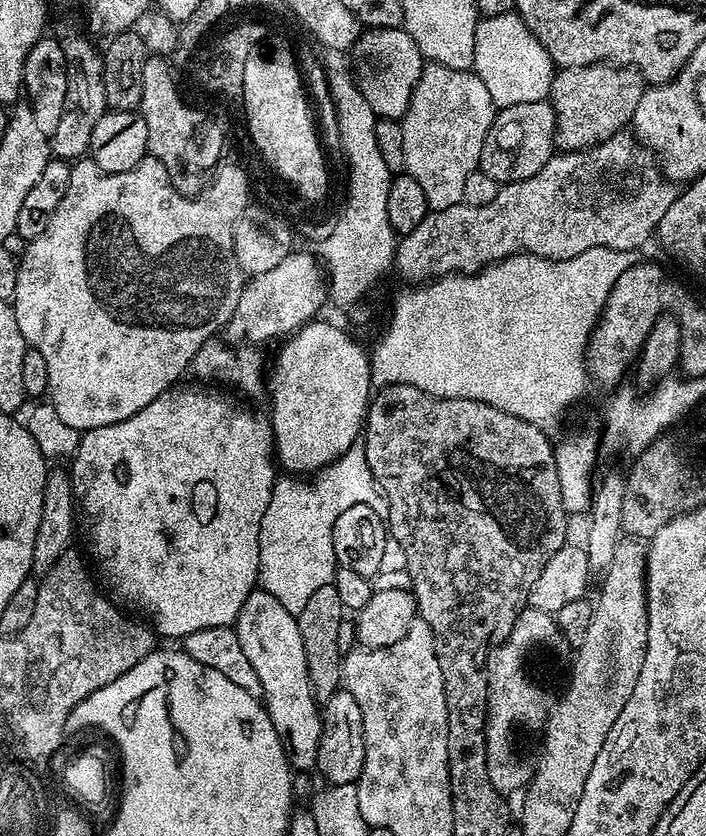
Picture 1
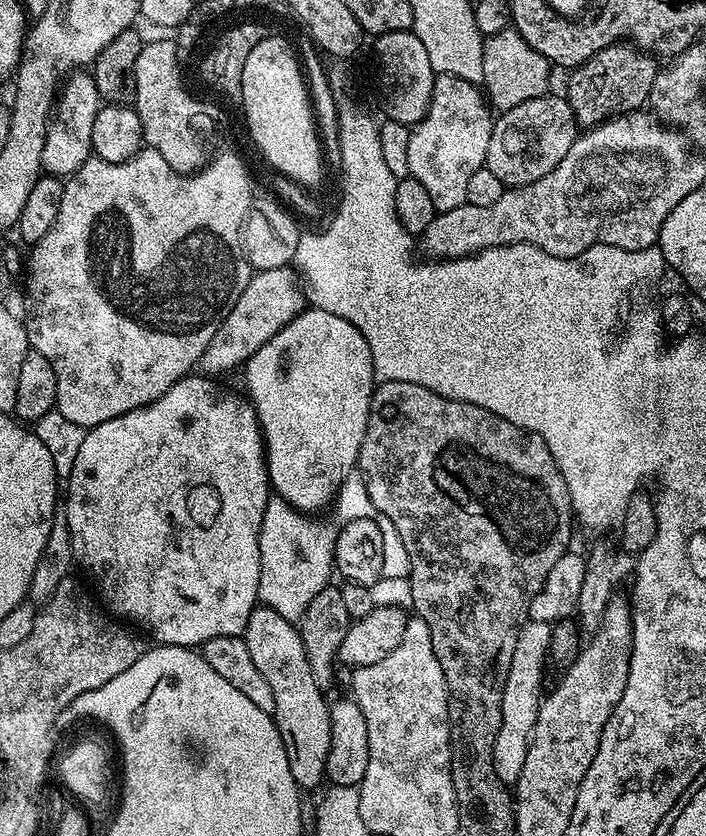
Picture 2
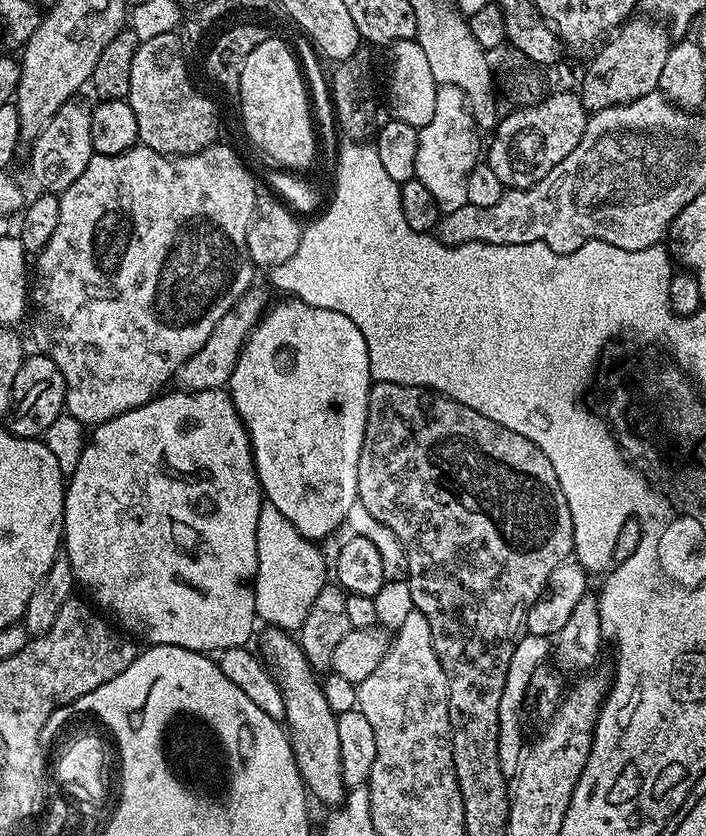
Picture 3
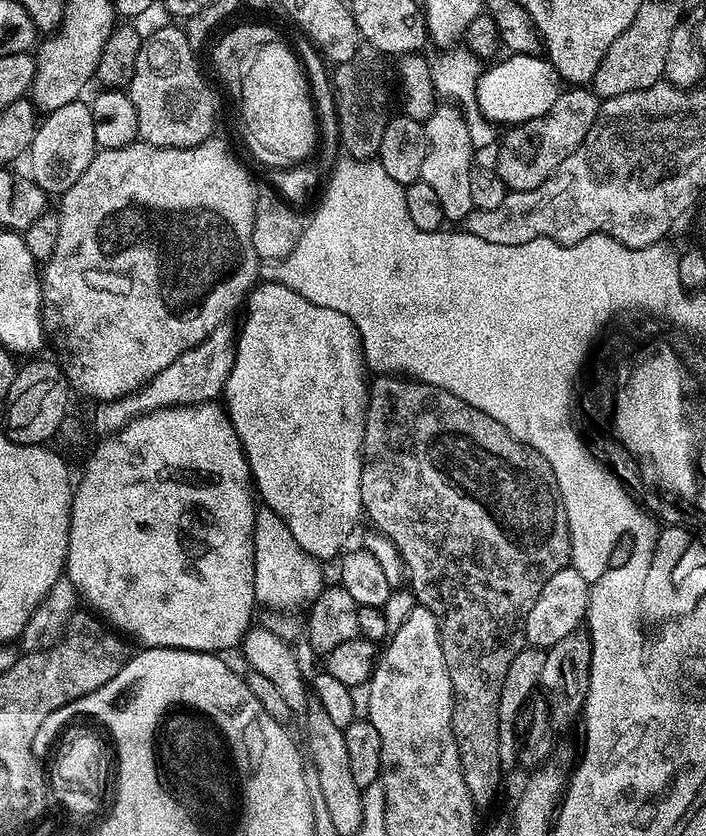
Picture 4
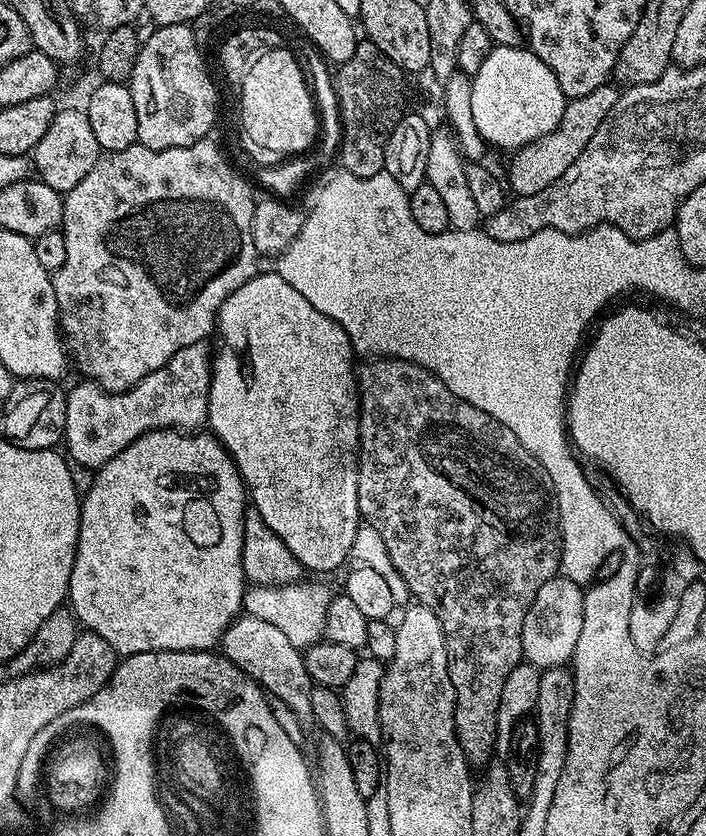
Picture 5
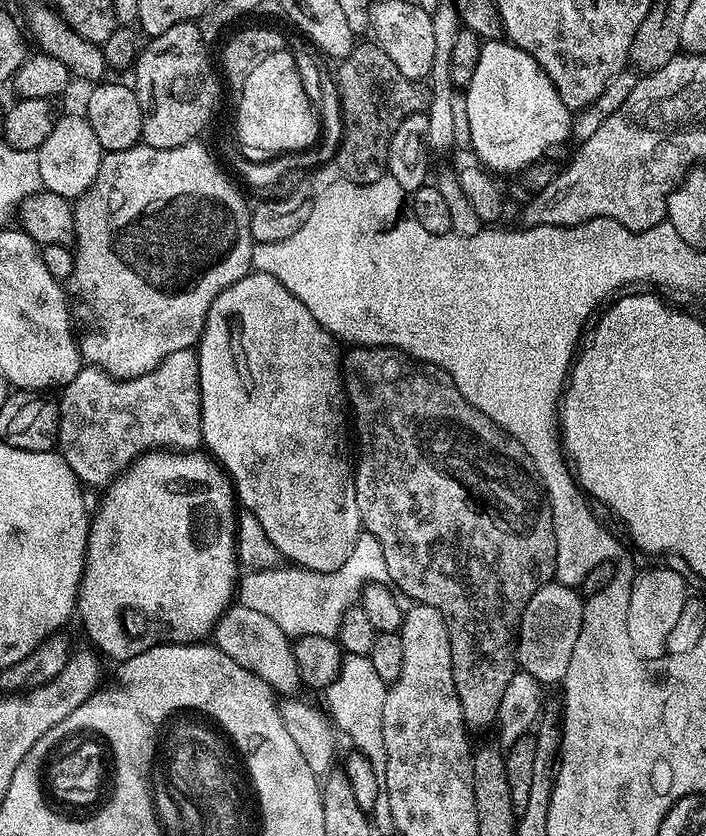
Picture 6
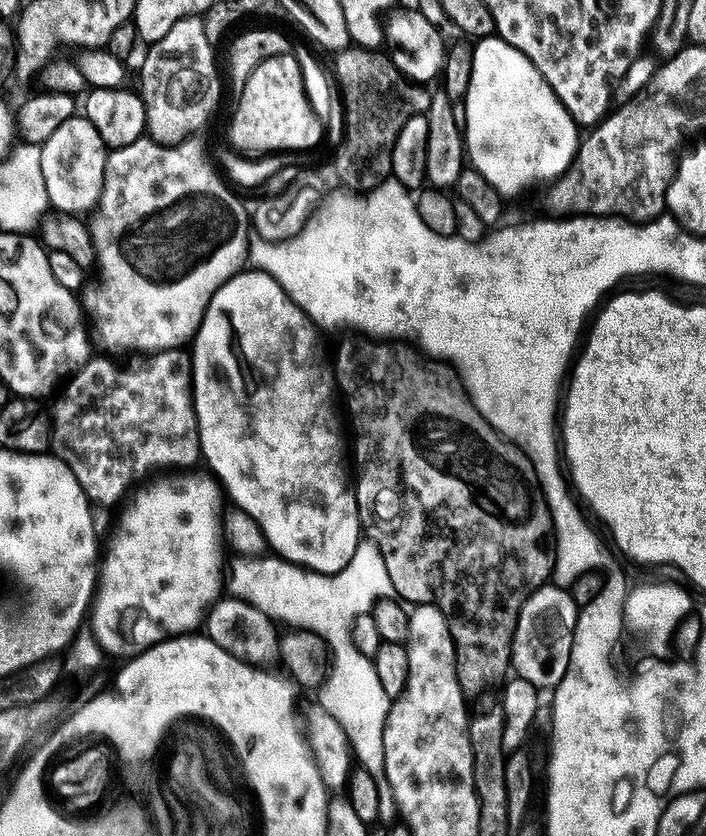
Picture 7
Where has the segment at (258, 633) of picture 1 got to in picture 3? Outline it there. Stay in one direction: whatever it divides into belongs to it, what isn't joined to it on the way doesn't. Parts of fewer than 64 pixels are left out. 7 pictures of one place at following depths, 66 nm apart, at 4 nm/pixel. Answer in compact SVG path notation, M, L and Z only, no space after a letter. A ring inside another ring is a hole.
M271 626L263 629L265 632L259 633L260 648L259 655L265 665L276 677L276 684L282 690L282 698L286 702L286 714L283 723L292 742L292 753L294 762L298 766L298 774L304 779L304 787L310 793L313 801L321 800L329 806L340 806L345 801L346 785L342 778L342 750L338 743L338 715L337 709L332 709L332 704L328 701L328 696L324 693L324 688L319 684L318 674L310 666L306 654L300 649L299 639L295 635L289 634L283 628L273 628Z

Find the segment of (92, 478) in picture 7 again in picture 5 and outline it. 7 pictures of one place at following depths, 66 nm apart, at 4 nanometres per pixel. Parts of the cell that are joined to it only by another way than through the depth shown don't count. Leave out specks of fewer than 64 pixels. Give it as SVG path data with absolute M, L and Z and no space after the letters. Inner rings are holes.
M199 340L194 346L182 346L164 368L154 370L154 374L142 378L142 382L125 392L107 392L91 382L69 387L62 444L68 447L71 463L99 470L142 434L199 429L208 418L212 358L209 341Z

